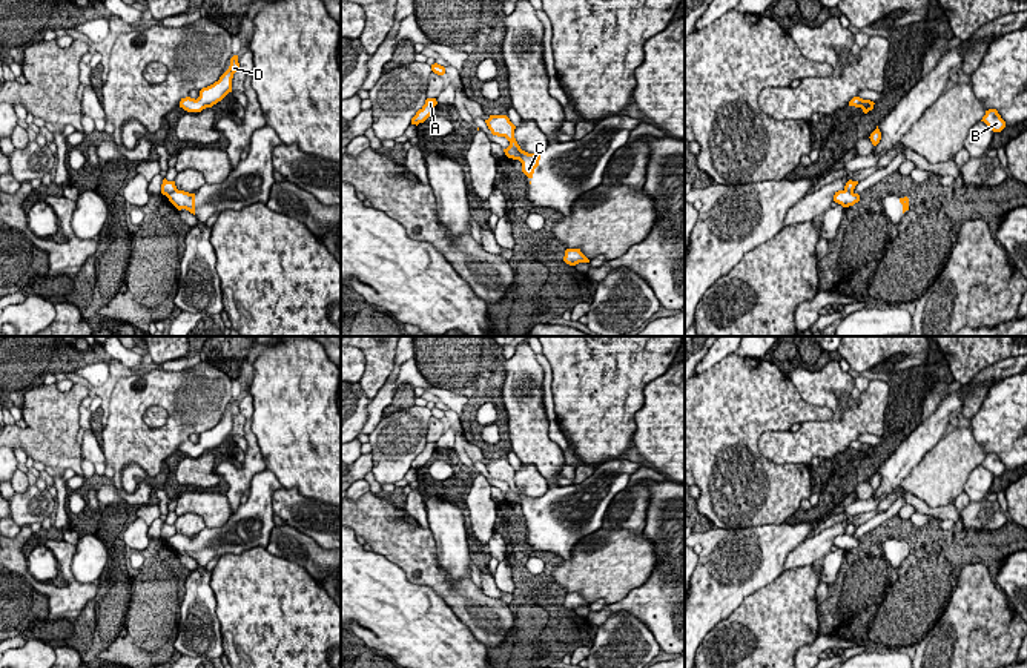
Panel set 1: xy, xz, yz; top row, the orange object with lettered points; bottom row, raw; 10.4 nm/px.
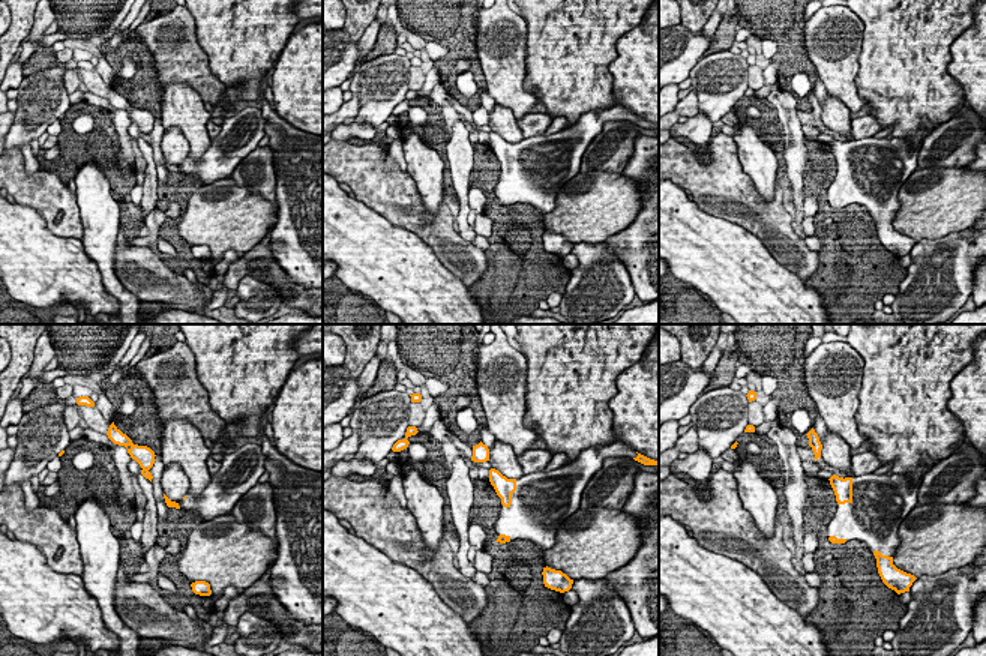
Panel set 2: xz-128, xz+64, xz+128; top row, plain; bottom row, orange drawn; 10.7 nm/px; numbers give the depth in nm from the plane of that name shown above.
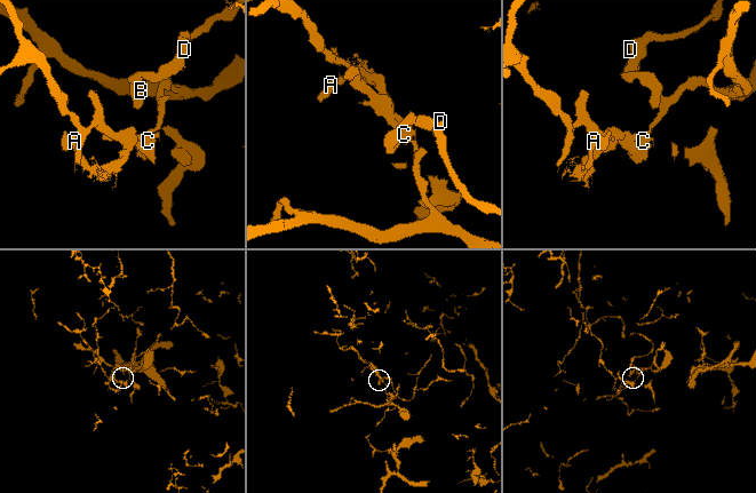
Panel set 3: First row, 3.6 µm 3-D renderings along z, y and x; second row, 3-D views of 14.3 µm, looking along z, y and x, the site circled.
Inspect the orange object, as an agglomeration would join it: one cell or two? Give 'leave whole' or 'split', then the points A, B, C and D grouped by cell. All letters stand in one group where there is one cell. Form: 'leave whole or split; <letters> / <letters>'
split; A C D / B

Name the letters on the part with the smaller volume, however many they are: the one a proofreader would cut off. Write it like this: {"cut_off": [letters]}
{"cut_off": ["B"]}

